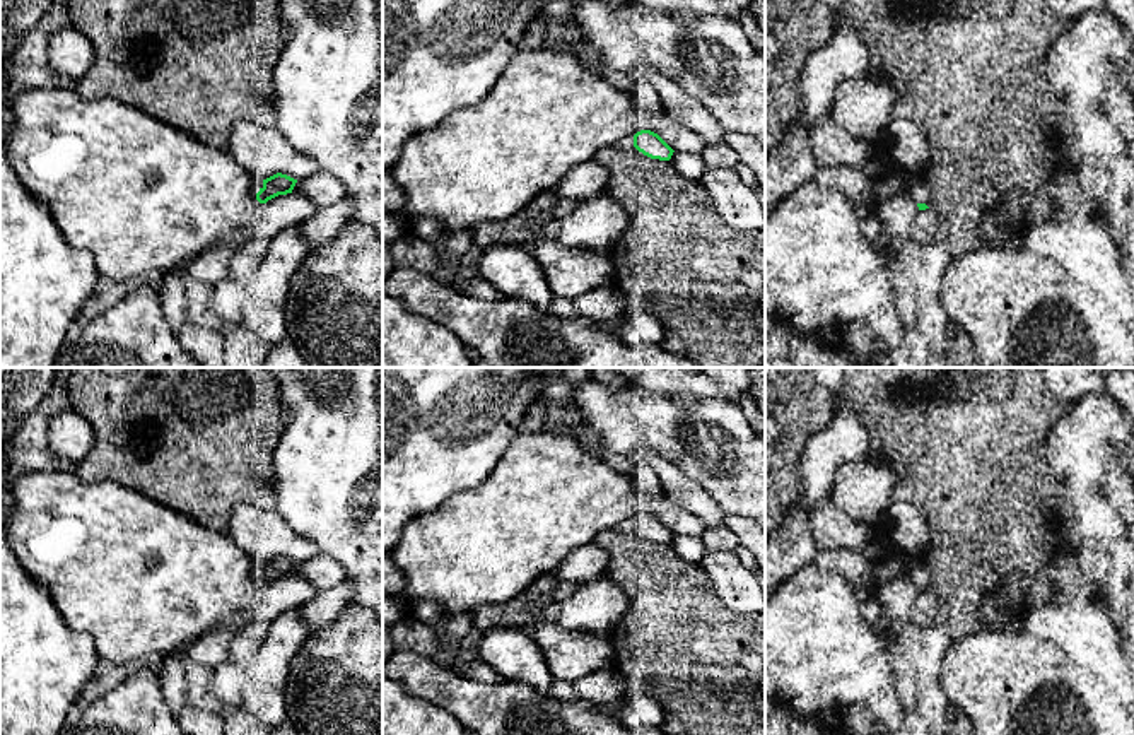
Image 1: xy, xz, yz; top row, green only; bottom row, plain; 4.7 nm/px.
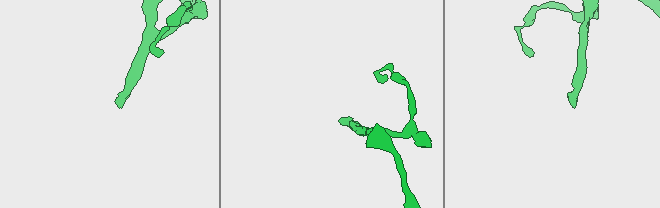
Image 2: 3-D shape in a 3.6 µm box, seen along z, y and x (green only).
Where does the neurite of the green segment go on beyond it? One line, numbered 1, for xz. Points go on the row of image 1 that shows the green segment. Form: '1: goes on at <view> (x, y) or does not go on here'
1: does not go on here

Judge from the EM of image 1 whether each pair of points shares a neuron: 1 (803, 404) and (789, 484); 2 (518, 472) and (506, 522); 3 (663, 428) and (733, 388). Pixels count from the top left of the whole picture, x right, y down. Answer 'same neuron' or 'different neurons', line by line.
1: same neuron
2: same neuron
3: different neurons

